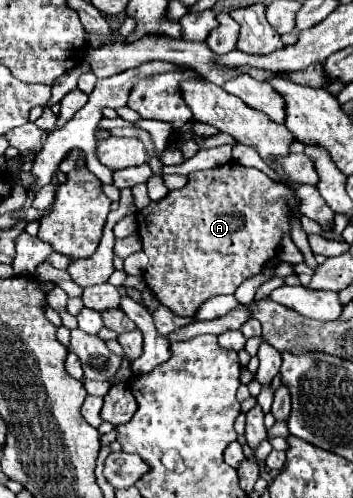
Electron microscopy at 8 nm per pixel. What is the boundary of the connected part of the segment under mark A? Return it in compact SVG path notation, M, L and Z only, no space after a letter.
M231 161L215 169L191 173L189 183L183 189L169 191L161 203L151 203L145 217L143 211L137 211L137 231L143 251L149 257L149 265L143 275L149 291L181 317L195 315L199 307L215 295L233 295L245 279L259 275L263 265L277 255L283 233L289 233L291 211L297 211L293 191L283 183L271 181L259 169Z

